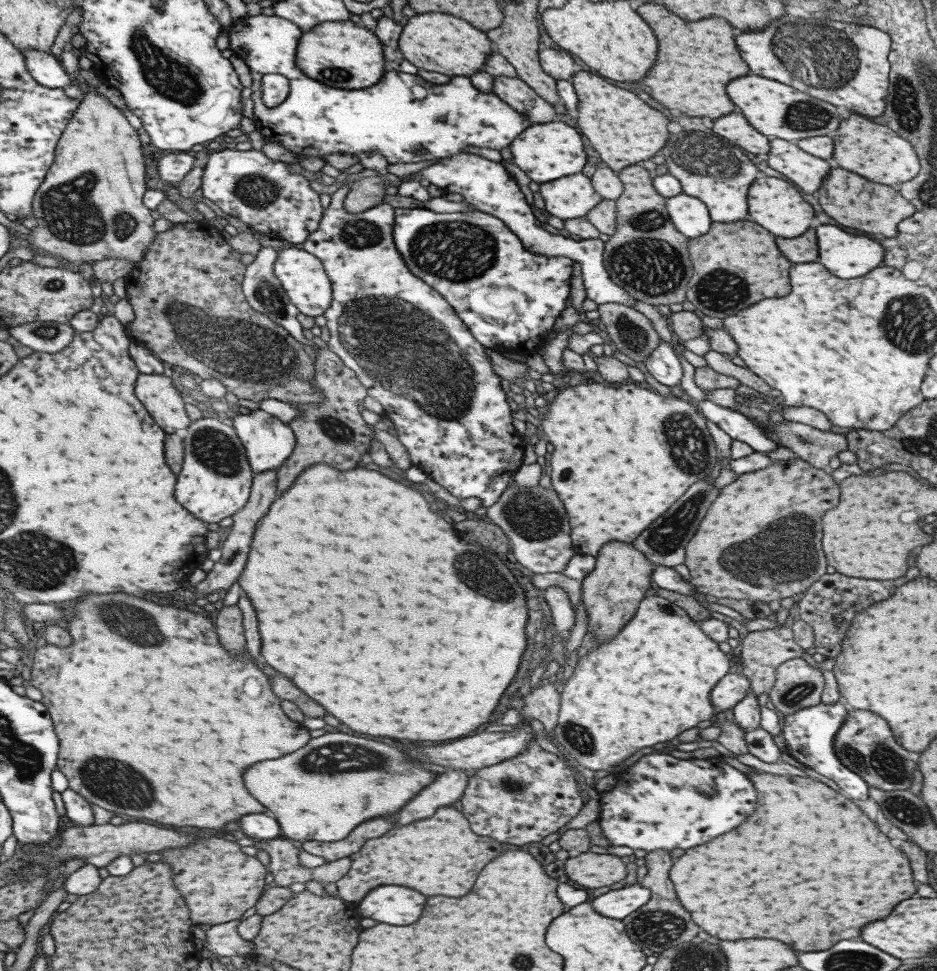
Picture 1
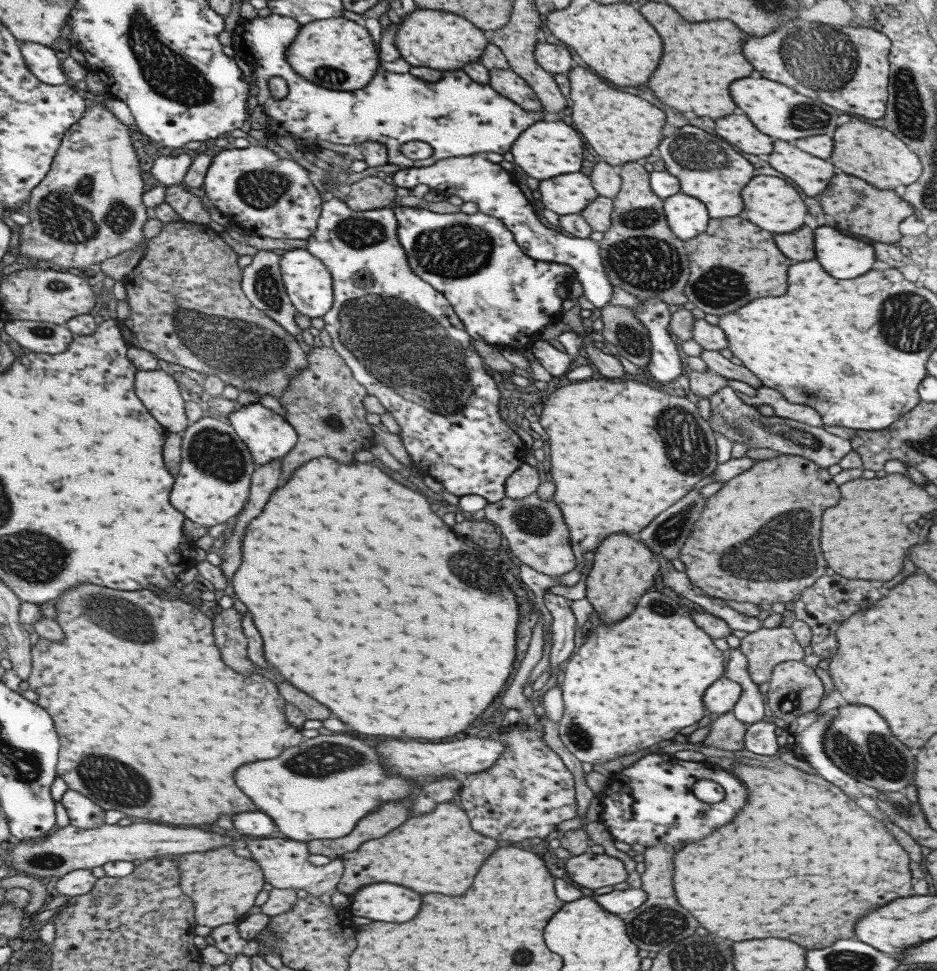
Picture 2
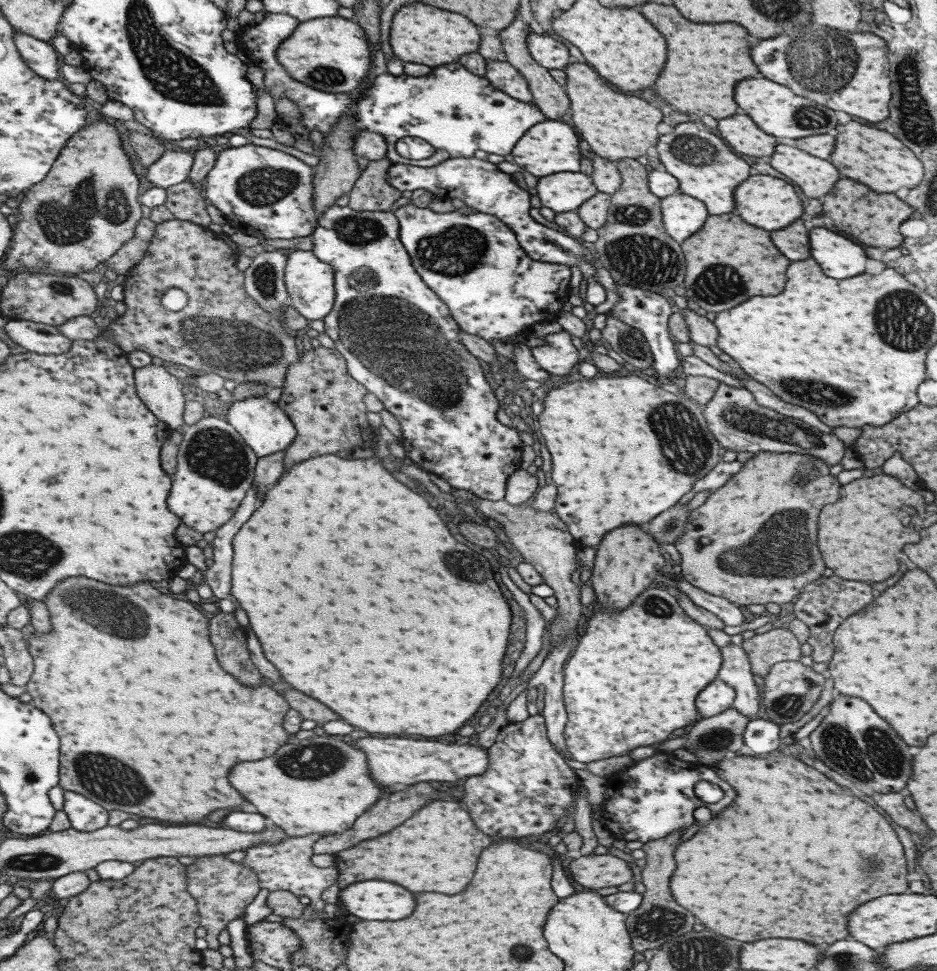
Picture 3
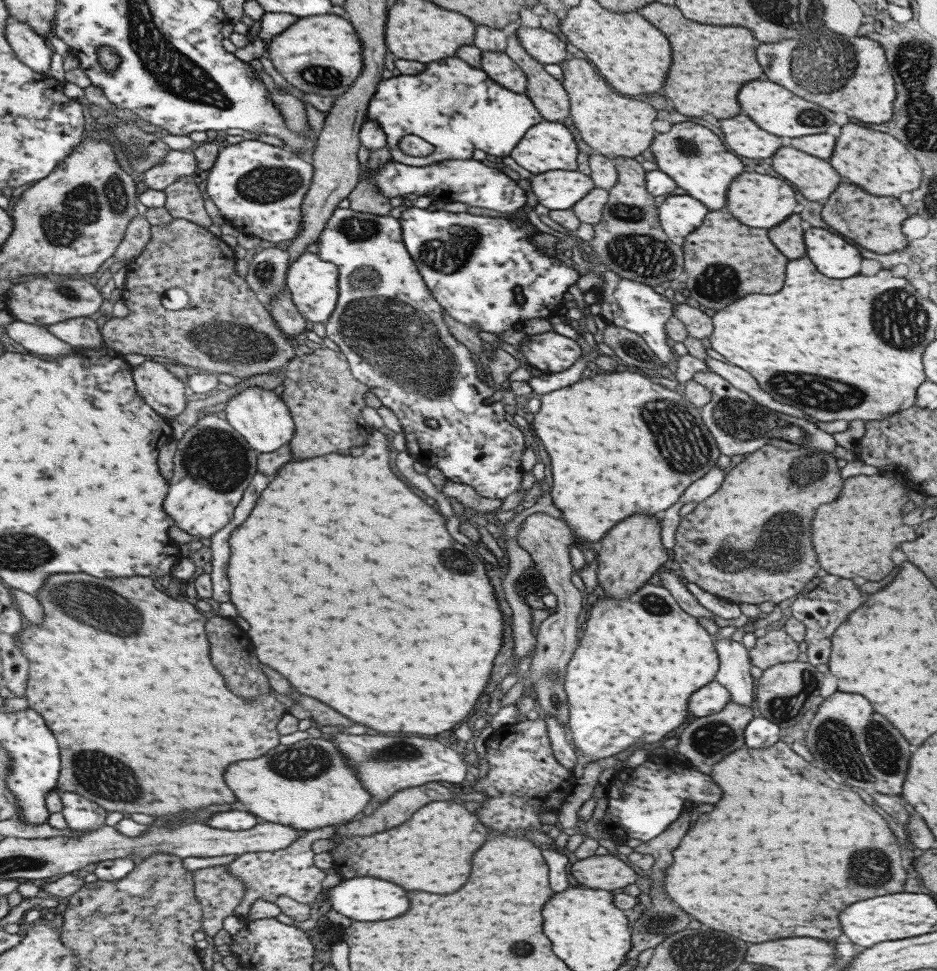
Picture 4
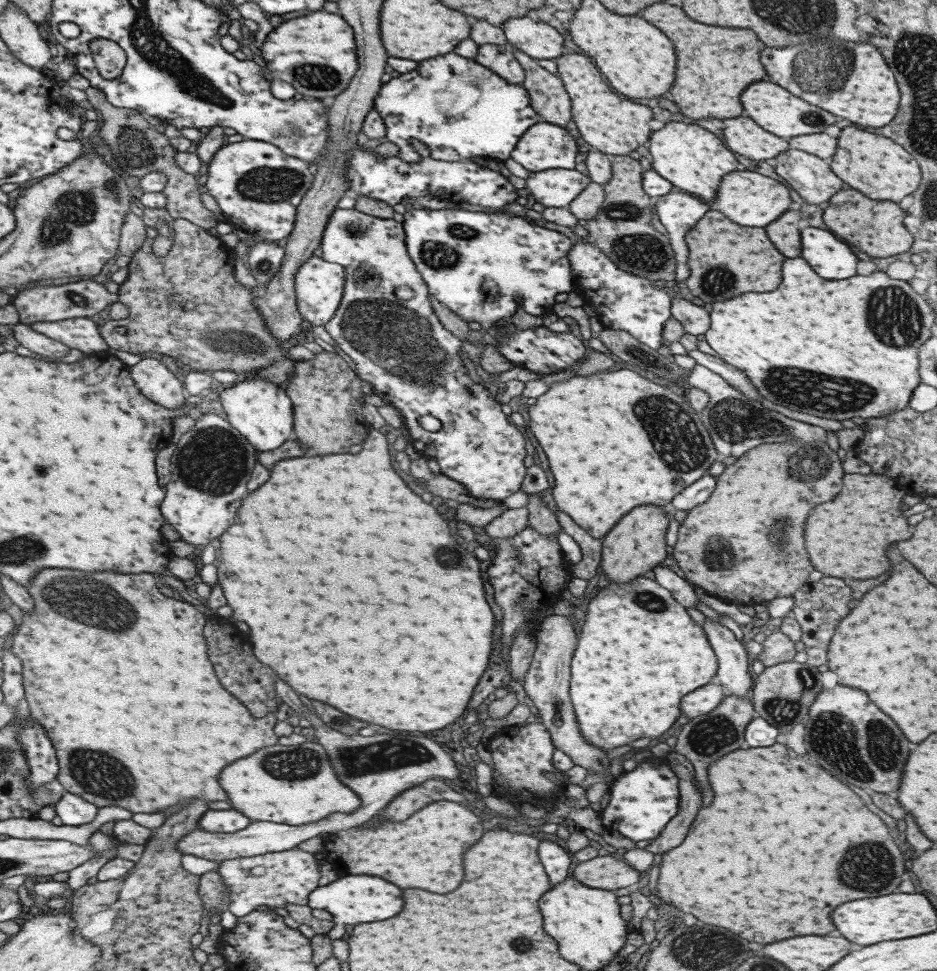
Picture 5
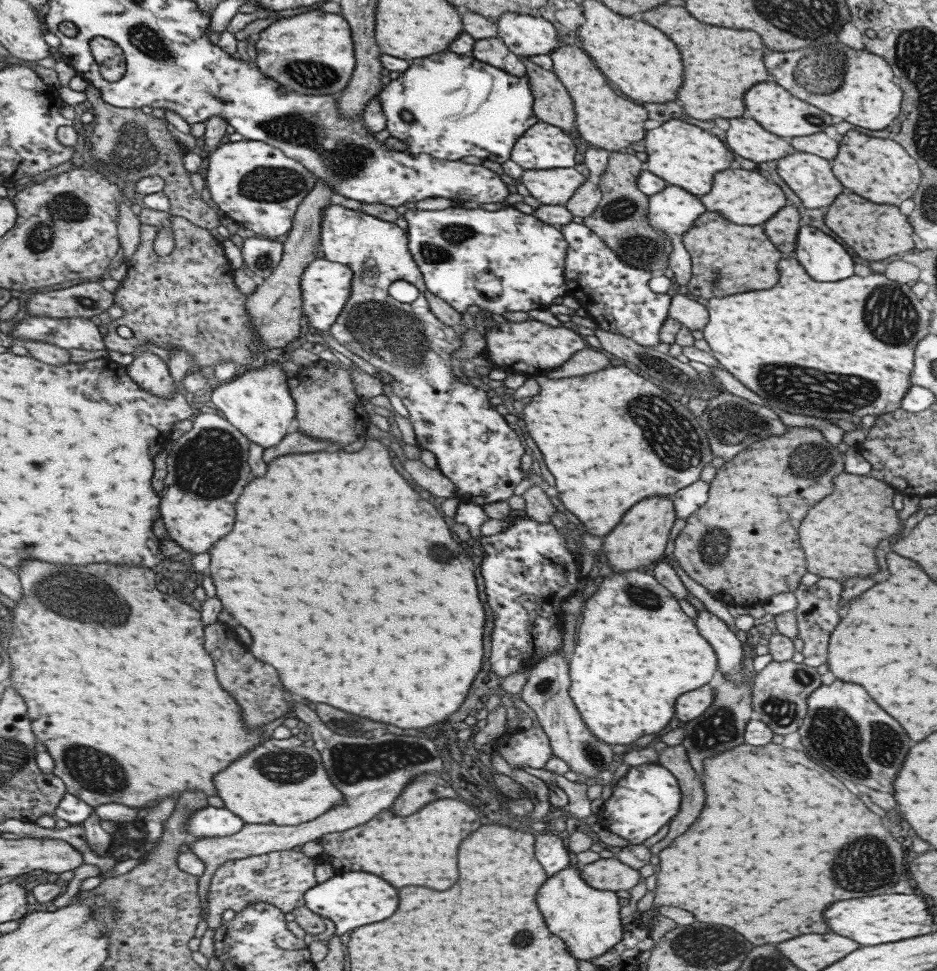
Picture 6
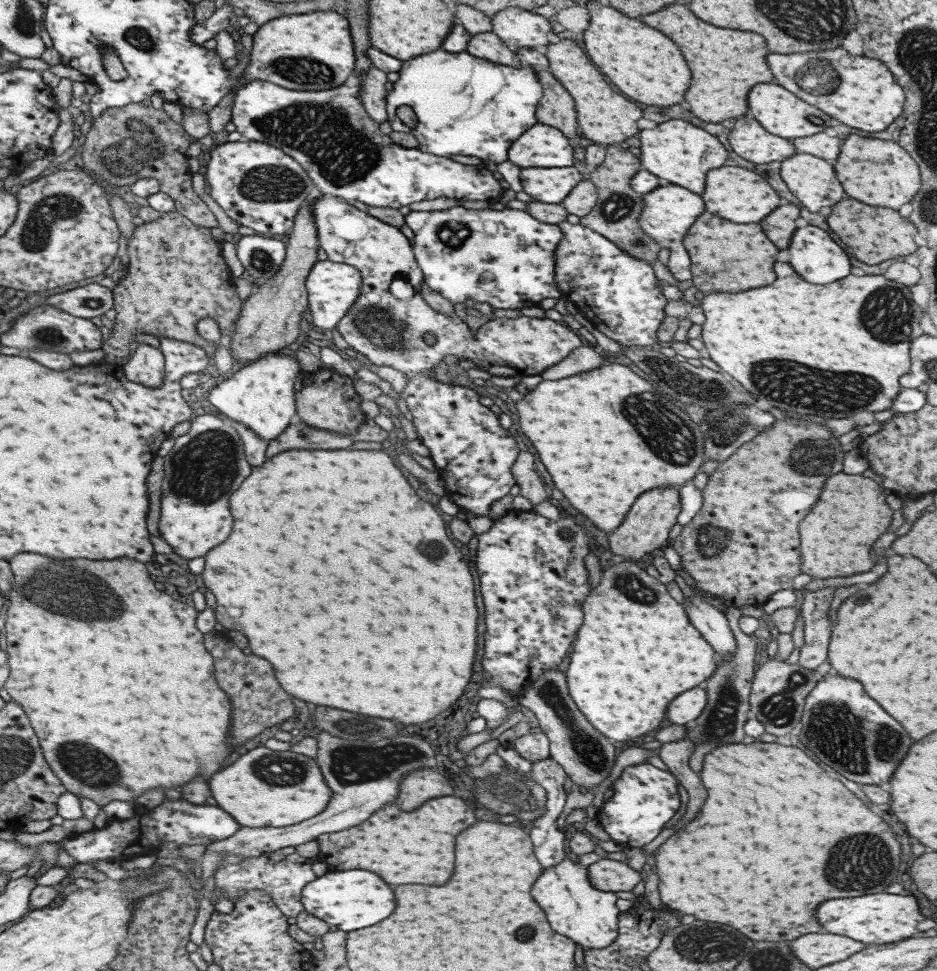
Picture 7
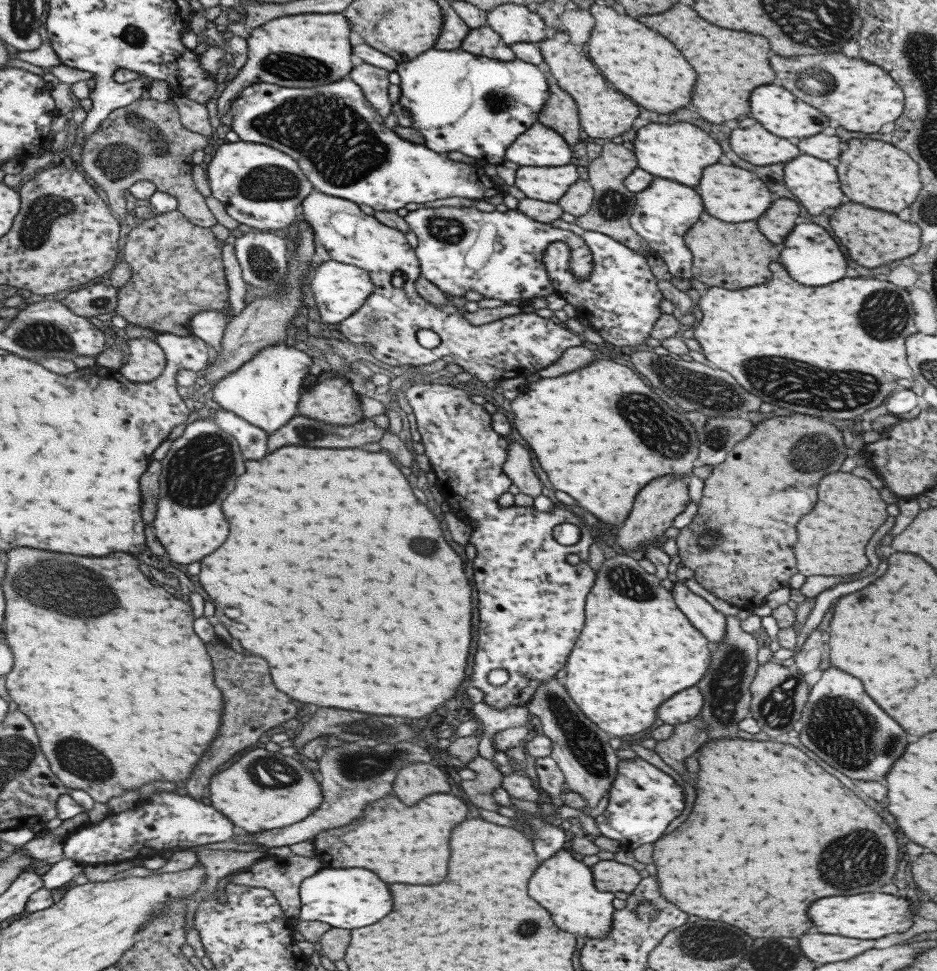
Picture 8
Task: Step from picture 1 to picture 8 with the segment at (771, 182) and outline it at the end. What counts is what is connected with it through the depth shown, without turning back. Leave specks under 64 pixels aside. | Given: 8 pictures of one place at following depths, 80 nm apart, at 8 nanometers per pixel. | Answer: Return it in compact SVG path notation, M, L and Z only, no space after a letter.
M710 164L701 171L699 182L694 188L703 200L703 208L709 216L723 222L745 222L755 220L771 204L771 194L759 178L735 165Z

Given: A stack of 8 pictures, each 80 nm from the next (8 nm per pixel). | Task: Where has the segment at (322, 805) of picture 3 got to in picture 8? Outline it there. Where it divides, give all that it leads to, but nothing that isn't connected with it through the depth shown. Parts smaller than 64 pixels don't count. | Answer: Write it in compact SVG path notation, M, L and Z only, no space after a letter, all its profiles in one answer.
M251 749L229 768L209 780L209 800L217 812L245 834L284 828L304 820L315 812L323 795L317 777L293 756Z

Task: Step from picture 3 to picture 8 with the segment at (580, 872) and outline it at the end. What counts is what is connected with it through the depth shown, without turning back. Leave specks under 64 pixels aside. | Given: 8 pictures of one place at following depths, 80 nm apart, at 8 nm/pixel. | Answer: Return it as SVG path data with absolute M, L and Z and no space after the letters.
M599 860L591 866L594 887L599 892L626 892L629 894L639 882L637 870L614 860Z

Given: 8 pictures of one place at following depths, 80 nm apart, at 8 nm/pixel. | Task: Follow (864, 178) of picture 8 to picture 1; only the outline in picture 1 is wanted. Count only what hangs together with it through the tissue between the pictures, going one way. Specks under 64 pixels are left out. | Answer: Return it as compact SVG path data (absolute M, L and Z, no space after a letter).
M851 114L847 120L839 122L839 128L833 136L833 160L839 168L885 186L911 180L920 169L909 141L899 138L890 128L885 128L884 124L873 124L857 114Z

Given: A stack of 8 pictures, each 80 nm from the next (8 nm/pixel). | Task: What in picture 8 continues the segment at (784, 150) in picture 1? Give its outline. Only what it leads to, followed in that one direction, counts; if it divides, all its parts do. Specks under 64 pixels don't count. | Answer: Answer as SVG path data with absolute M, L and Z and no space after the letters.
M799 154L785 164L783 180L787 190L813 216L847 202L839 190L835 168L825 160Z

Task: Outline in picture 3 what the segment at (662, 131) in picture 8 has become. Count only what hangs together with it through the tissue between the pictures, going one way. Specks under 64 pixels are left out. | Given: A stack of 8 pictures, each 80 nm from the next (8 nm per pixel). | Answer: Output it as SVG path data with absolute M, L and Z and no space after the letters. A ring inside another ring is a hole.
M683 122L683 124L677 124L673 127L673 131L668 134L659 135L655 146L657 154L659 155L659 162L664 166L664 171L667 174L677 179L679 192L692 196L694 199L700 200L707 210L707 214L725 214L725 212L731 212L733 210L733 188L745 180L749 176L749 166L745 164L739 154L733 153L729 145L719 137L716 133L706 129L701 124L693 124L693 122ZM689 154L711 154L709 160L701 162L701 164L691 164L689 162Z

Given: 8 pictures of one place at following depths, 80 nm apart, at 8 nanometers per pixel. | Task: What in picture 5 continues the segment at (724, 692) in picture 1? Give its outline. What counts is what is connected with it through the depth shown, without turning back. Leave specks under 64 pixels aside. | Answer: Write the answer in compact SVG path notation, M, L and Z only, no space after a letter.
M705 684L681 698L681 714L690 719L710 713L724 696L725 690L721 685Z

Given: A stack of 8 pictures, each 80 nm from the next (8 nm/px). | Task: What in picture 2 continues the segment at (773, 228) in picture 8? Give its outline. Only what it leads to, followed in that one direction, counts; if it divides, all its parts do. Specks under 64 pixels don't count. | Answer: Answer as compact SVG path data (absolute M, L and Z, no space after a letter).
M801 226L789 234L773 234L773 240L779 252L795 262L813 258L813 234L807 226Z

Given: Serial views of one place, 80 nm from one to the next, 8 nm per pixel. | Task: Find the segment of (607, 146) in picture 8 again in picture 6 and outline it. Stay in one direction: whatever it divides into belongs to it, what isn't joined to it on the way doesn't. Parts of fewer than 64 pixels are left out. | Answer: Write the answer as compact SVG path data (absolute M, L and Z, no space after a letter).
M608 151L606 167L596 182L601 191L601 200L589 218L583 219L582 223L622 261L637 268L647 269L652 276L664 274L670 277L667 241L648 225L648 196L639 192L636 187L636 178L643 169L643 163L635 155Z

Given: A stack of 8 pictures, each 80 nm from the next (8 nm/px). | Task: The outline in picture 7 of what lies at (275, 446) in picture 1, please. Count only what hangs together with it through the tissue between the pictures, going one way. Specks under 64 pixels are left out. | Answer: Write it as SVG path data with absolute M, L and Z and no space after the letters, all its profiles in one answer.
M286 350L266 353L237 370L227 380L219 382L204 398L229 420L249 427L260 439L268 442L280 435L295 420L293 385L295 379L301 375L299 363L292 353Z

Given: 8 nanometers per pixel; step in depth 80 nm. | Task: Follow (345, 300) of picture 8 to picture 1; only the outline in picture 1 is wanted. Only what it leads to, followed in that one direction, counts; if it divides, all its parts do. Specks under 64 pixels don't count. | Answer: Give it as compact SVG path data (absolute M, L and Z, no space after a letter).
M288 245L278 250L272 271L279 279L290 303L295 306L299 313L313 318L323 315L325 309L330 305L332 292L330 280L318 258L305 252L298 245Z

